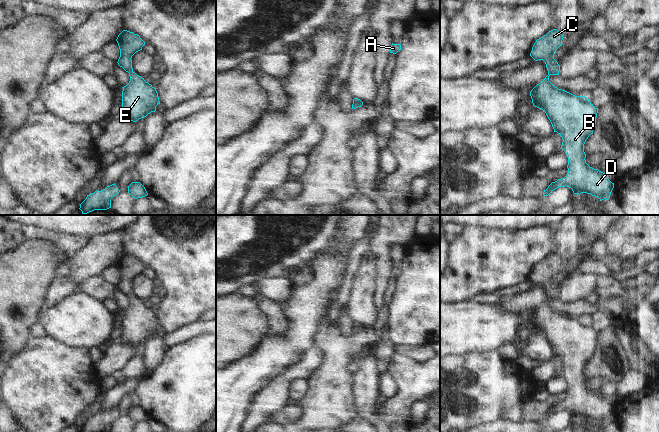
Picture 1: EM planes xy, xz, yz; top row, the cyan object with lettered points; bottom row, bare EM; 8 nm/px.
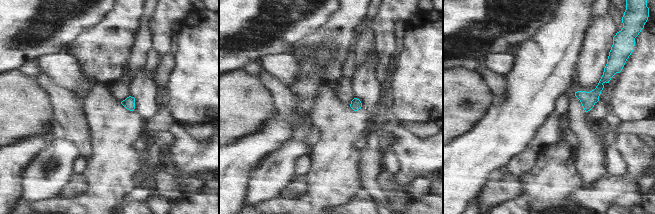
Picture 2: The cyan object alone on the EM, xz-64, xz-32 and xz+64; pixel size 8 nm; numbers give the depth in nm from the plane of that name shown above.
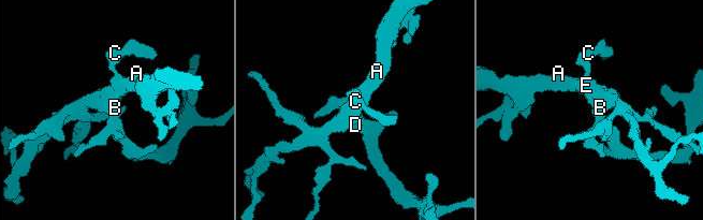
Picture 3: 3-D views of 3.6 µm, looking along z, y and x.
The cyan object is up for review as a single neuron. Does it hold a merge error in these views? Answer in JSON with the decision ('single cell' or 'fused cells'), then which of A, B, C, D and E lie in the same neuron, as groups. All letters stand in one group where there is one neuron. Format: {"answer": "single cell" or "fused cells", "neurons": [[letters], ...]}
{"answer": "single cell", "neurons": [["A", "B", "C", "D", "E"]]}

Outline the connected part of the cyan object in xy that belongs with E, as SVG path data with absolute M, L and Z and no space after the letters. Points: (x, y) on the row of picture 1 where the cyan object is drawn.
M123 30L118 35L116 41L120 49L120 57L117 63L126 72L128 72L130 76L129 83L126 86L122 87L122 119L137 122L139 119L146 117L151 112L155 112L156 106L160 104L156 88L146 82L144 78L137 75L132 68L131 58L136 52L142 50L145 42L140 38L139 35L127 30Z

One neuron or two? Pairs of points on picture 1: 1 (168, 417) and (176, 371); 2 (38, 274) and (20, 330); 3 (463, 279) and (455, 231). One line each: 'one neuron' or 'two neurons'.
1: one neuron
2: one neuron
3: two neurons

